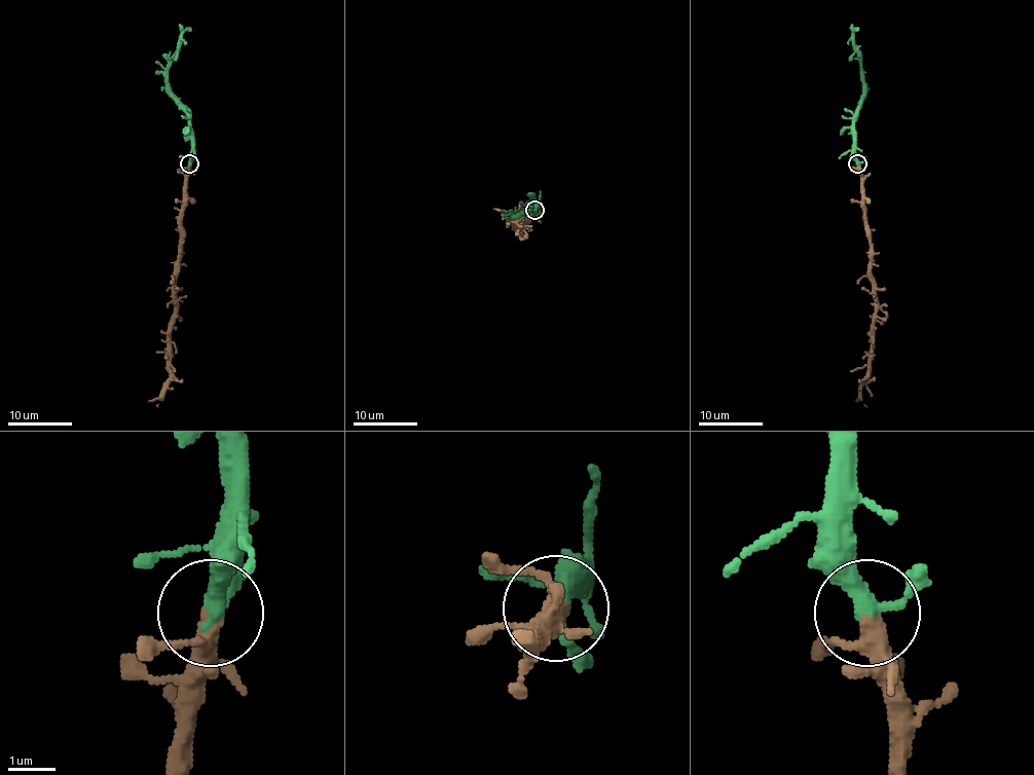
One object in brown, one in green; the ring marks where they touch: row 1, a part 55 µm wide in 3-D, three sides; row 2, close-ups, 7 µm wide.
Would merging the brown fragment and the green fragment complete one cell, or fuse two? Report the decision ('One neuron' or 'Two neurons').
One neuron

